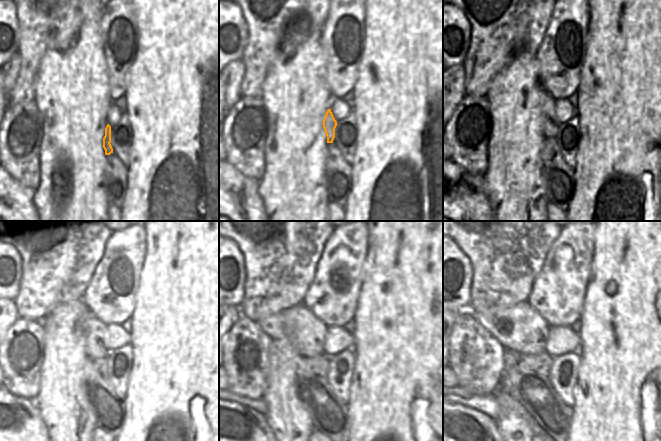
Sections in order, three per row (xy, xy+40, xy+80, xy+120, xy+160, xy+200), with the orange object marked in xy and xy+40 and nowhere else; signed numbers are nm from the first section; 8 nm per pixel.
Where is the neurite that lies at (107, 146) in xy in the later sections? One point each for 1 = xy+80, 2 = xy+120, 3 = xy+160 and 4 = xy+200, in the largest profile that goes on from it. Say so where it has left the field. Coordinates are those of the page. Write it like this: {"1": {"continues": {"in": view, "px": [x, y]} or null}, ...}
{"1": {"continues": {"in": "xy+80", "px": [550, 123]}}, "2": {"continues": {"in": "xy+120", "px": [95, 331]}}, "3": {"continues": {"in": "xy+160", "px": [307, 333]}}, "4": {"continues": {"in": "xy+200", "px": [520, 329]}}}

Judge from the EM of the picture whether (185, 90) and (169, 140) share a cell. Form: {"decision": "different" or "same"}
{"decision": "same"}

